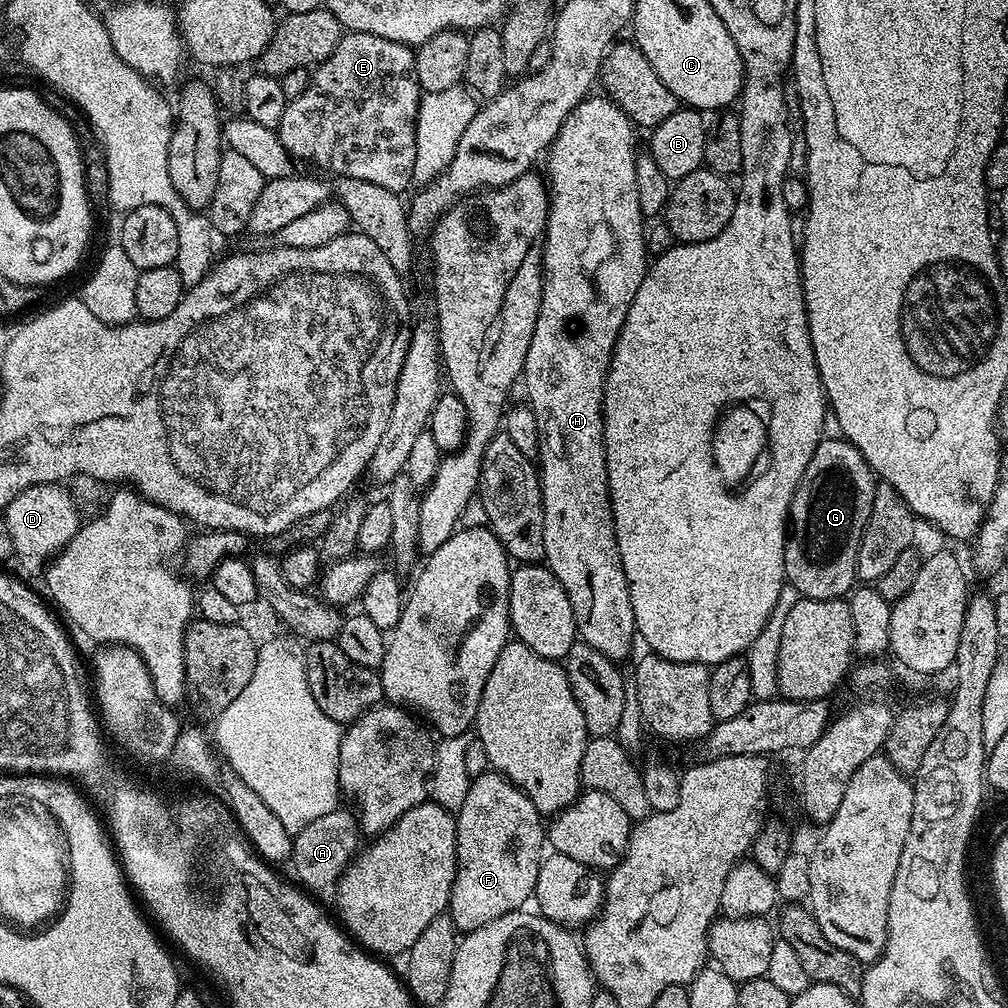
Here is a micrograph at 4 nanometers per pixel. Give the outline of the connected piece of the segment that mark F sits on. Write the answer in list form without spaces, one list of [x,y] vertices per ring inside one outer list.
[[[487,770],[480,776],[475,777],[469,786],[469,793],[466,794],[466,800],[462,803],[459,811],[455,813],[456,818],[456,877],[454,878],[454,886],[452,893],[448,899],[447,911],[450,913],[452,921],[455,922],[457,929],[461,933],[467,934],[478,930],[482,926],[486,926],[486,922],[494,922],[494,918],[502,918],[511,912],[519,912],[525,907],[524,904],[533,899],[536,883],[538,882],[538,870],[540,869],[540,861],[546,852],[546,824],[542,819],[541,812],[536,809],[534,802],[530,802],[530,798],[526,798],[526,794],[518,786],[510,783],[506,777],[500,775],[499,772]]]

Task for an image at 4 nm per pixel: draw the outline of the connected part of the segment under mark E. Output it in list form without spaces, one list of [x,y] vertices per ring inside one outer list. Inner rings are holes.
[[[348,32],[341,35],[338,46],[330,58],[326,58],[320,64],[311,69],[308,88],[298,98],[288,101],[286,110],[282,114],[282,122],[278,129],[282,146],[286,146],[289,157],[297,161],[309,160],[320,168],[325,168],[328,174],[349,176],[366,182],[374,182],[374,186],[386,186],[386,190],[403,193],[407,184],[413,183],[415,150],[416,150],[416,115],[421,98],[420,83],[416,80],[416,54],[409,45],[399,44],[393,40],[387,40],[374,34],[365,32]]]

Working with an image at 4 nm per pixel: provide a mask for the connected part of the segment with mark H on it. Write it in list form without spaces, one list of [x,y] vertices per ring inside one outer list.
[[[589,95],[566,118],[562,130],[558,130],[556,140],[546,153],[548,172],[548,225],[544,228],[544,285],[542,298],[538,306],[538,322],[534,326],[534,334],[530,342],[530,350],[526,354],[526,362],[522,373],[522,388],[526,395],[526,403],[534,410],[534,418],[538,418],[538,434],[540,435],[540,454],[538,457],[538,475],[542,490],[542,506],[544,507],[544,525],[542,526],[542,542],[544,543],[543,563],[562,582],[562,590],[566,590],[566,598],[570,598],[570,606],[574,610],[576,630],[579,639],[585,640],[594,650],[602,650],[606,658],[617,662],[632,652],[632,639],[637,639],[634,606],[630,606],[630,590],[626,582],[626,574],[622,570],[622,558],[618,550],[618,538],[612,521],[612,499],[608,489],[608,471],[606,470],[606,450],[604,449],[604,387],[610,370],[610,362],[614,354],[614,346],[622,326],[626,322],[626,314],[630,314],[630,306],[634,302],[634,294],[638,294],[638,286],[642,286],[645,274],[650,267],[650,255],[644,245],[644,224],[646,218],[638,206],[638,182],[634,178],[634,166],[638,155],[636,148],[637,129],[628,115],[618,107],[607,95]]]

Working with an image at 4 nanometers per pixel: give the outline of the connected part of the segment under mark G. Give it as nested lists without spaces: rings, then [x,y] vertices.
[[[821,439],[792,499],[790,531],[784,542],[784,575],[787,583],[793,584],[800,591],[801,597],[810,600],[838,600],[847,597],[853,591],[857,583],[856,559],[860,539],[868,525],[870,506],[874,506],[874,490],[877,483],[876,473],[849,440]]]

